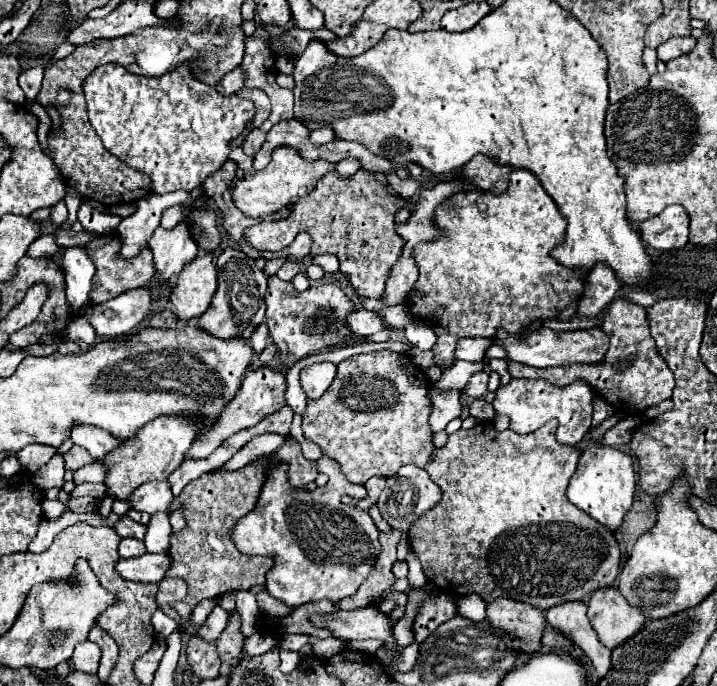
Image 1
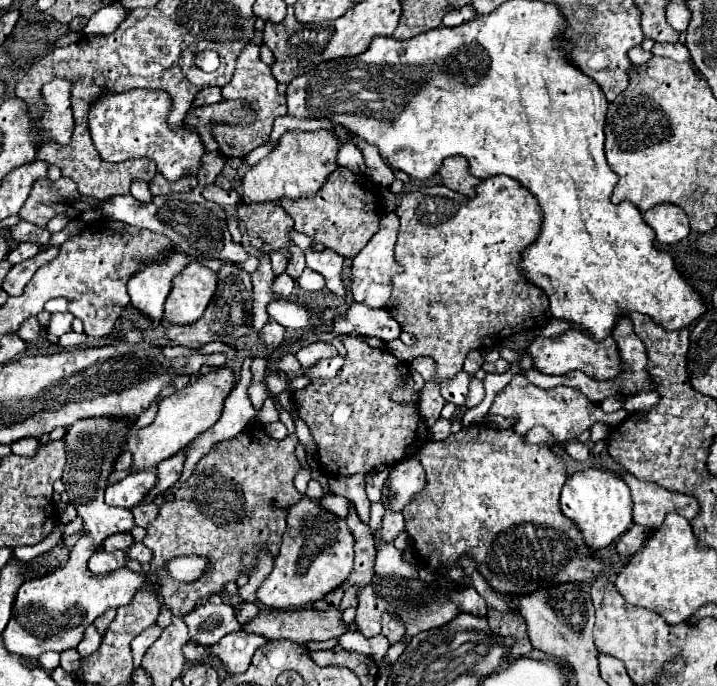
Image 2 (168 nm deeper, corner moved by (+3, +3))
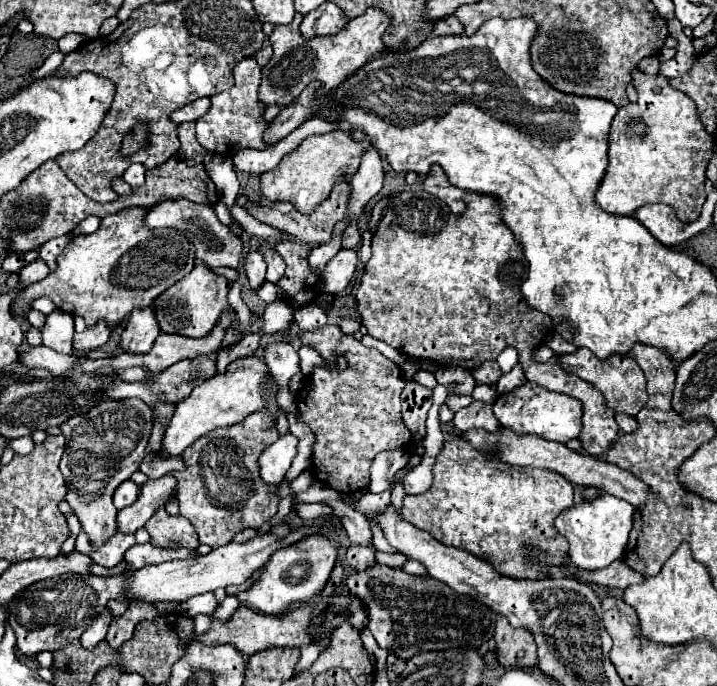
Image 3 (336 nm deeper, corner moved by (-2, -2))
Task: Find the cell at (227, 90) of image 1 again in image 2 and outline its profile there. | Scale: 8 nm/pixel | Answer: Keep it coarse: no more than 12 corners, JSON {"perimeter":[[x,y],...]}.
{"perimeter":[[219,86],[203,88],[193,104],[215,104],[223,100]]}

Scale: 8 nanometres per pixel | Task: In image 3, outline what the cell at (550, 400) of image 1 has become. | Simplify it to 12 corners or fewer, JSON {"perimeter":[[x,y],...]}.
{"perimeter":[[536,383],[498,395],[494,417],[516,433],[568,443],[582,403]]}

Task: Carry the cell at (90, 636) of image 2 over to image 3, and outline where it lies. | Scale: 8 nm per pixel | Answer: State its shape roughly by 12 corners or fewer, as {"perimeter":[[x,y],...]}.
{"perimeter":[[104,609],[82,633],[80,643],[94,647],[106,637],[112,613]]}

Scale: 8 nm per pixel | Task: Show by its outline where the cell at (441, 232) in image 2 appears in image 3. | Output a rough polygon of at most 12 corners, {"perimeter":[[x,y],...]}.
{"perimeter":[[404,189],[356,291],[368,335],[468,371],[514,347],[582,401],[594,457],[618,425],[554,357],[528,261],[490,197],[454,215]]}

